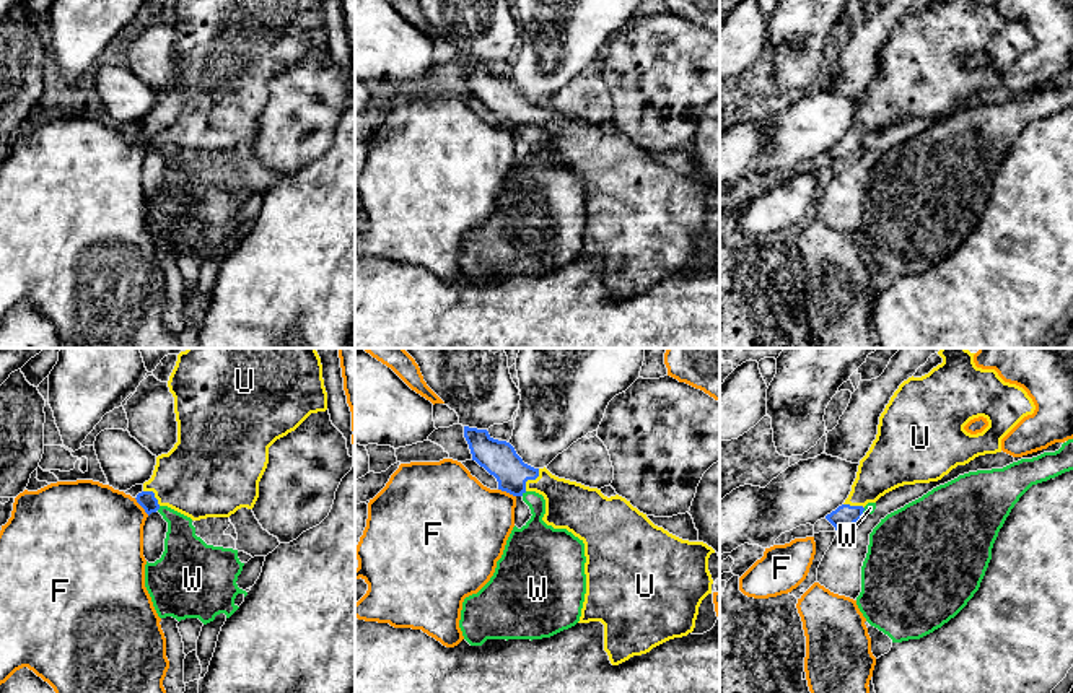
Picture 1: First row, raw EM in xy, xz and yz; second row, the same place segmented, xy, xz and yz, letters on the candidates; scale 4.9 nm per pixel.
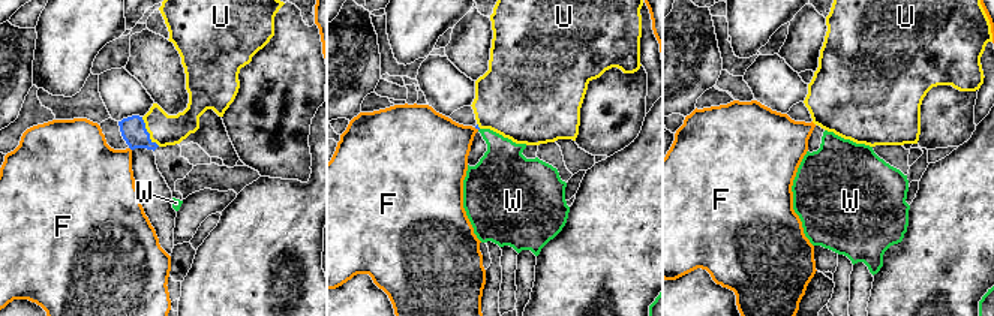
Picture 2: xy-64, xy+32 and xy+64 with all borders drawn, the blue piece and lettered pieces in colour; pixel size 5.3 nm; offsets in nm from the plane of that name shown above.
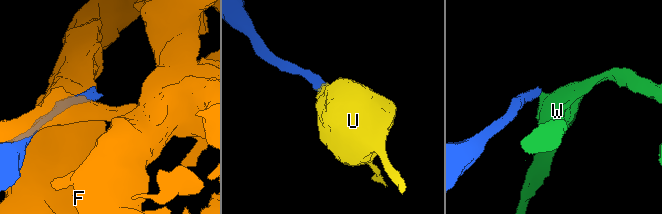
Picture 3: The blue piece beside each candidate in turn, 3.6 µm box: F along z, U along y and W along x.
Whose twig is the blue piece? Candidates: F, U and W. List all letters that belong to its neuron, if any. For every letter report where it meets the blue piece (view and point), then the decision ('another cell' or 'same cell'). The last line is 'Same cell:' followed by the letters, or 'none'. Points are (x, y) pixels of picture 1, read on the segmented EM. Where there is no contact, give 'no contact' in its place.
F: meets blue in xy at (140, 505); another cell
U: meets blue in xz at (531, 479); same cell
W: meets blue in xz at (523, 492); another cell
Same cell: U

